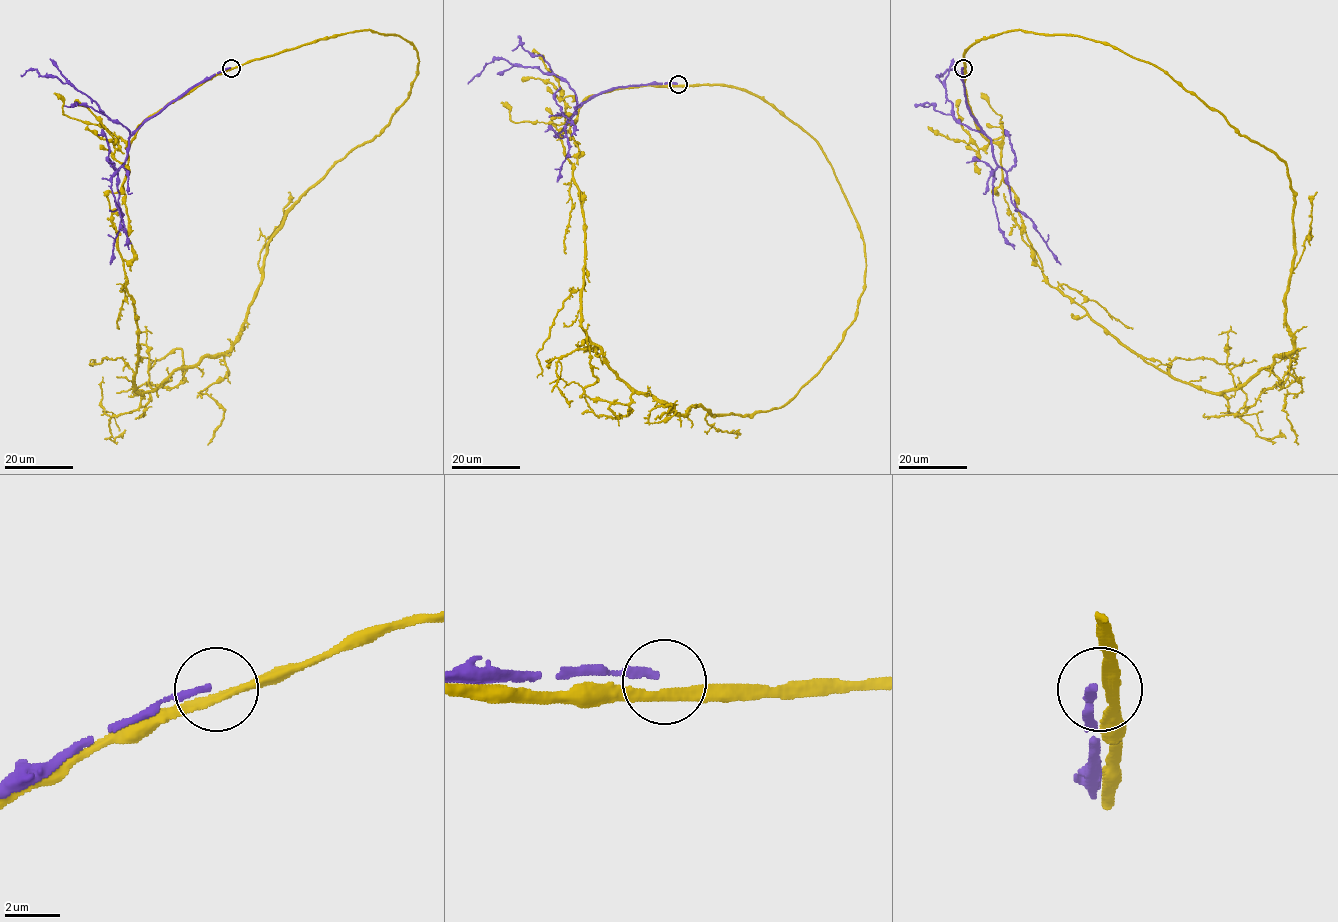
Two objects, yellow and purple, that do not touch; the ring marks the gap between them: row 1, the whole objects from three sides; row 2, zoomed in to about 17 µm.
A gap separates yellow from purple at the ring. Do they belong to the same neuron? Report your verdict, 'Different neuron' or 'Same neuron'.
Different neuron

